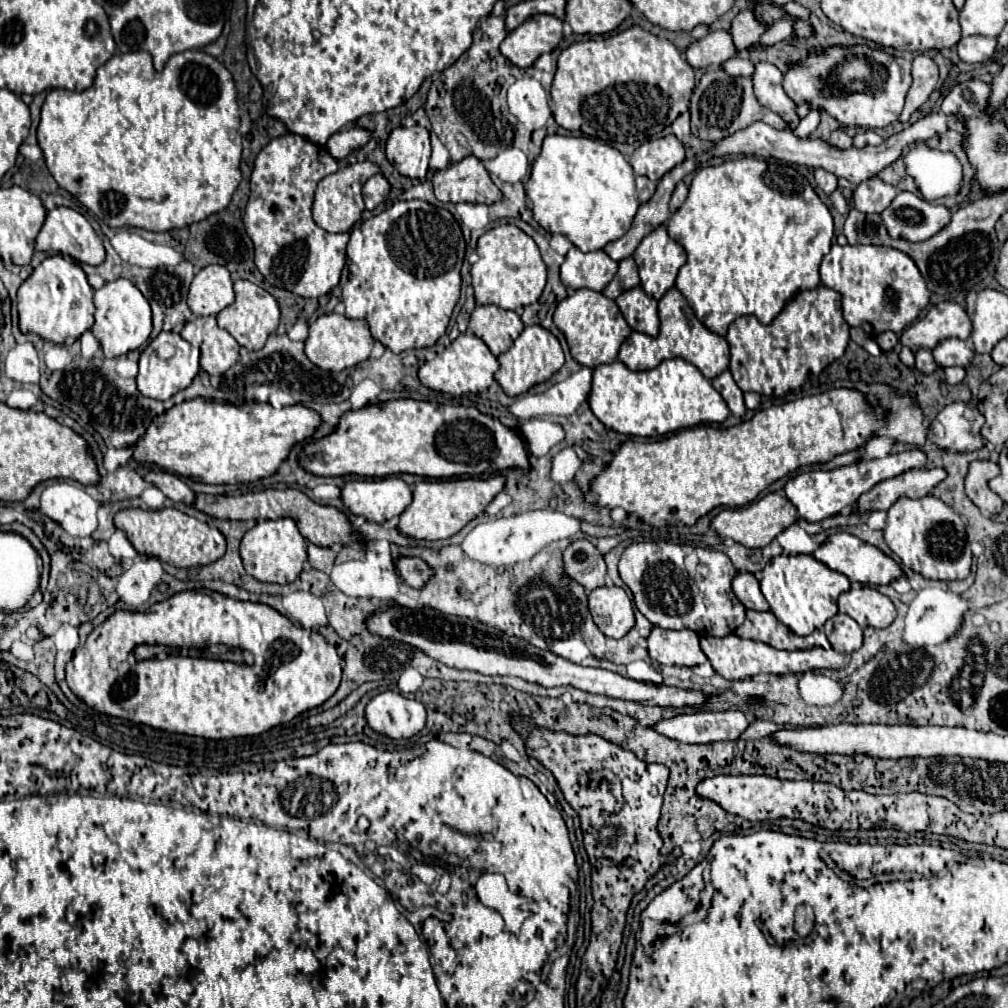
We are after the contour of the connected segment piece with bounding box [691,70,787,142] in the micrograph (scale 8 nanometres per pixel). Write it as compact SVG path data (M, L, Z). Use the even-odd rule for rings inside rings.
M709 70L703 74L701 82L697 84L697 88L693 90L693 96L691 96L691 132L699 140L717 142L725 136L731 136L737 130L747 128L749 124L753 124L757 120L763 120L777 130L787 128L787 124L777 114L773 114L771 110L763 108L757 102L755 94L753 94L751 78L729 78L723 70Z

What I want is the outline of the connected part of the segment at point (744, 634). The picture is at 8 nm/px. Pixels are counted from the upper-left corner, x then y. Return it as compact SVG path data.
M747 610L745 622L735 632L741 638L759 640L779 650L801 650L801 648L813 648L827 644L827 638L821 632L813 632L809 636L797 636L787 626L783 626L773 612L755 612Z

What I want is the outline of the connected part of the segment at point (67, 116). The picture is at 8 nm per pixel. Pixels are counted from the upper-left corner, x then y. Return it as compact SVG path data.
M187 50L171 56L171 60L165 64L163 72L155 72L151 64L149 52L127 52L127 54L115 54L111 60L107 60L95 74L95 80L91 88L83 92L71 92L65 88L53 88L49 90L43 108L41 108L41 122L37 128L37 140L45 156L45 164L51 172L51 176L57 180L57 184L67 190L71 196L75 196L87 210L91 210L99 220L103 220L111 228L145 228L151 232L165 232L173 228L185 228L193 222L201 222L207 216L221 212L231 202L231 196L235 188L241 182L241 170L239 170L239 158L241 158L241 134L239 134L239 108L237 108L237 90L233 84L231 74L227 68L217 62L213 56L201 52L201 50Z

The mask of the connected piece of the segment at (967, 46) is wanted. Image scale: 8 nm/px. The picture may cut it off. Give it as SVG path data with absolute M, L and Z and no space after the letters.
M965 36L957 44L957 56L963 62L987 62L995 52L995 38L985 36Z

